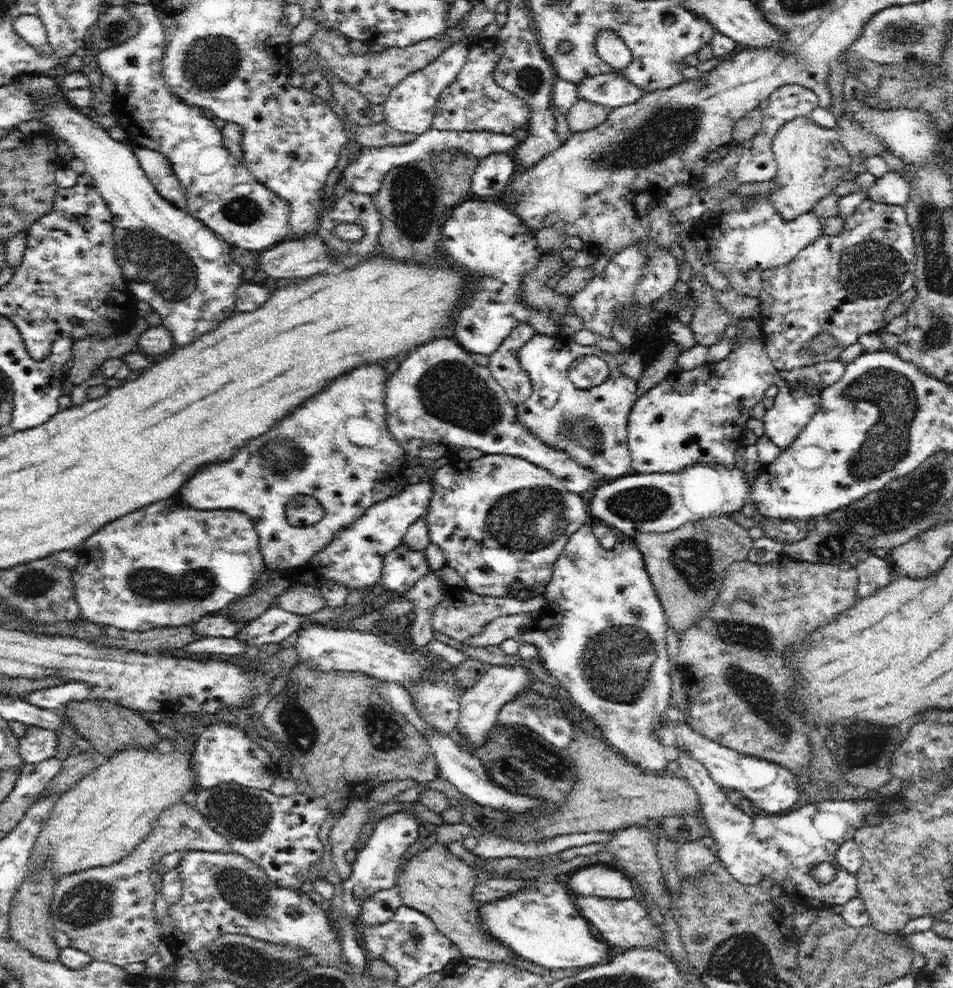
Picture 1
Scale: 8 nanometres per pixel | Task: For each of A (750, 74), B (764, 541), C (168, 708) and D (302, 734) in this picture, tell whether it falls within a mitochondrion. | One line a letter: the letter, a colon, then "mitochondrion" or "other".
A: other
B: other
C: other
D: mitochondrion

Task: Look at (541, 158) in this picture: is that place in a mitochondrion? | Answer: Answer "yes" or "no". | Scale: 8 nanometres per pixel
no

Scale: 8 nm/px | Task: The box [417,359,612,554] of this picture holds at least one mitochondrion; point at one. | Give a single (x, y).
(534, 518)

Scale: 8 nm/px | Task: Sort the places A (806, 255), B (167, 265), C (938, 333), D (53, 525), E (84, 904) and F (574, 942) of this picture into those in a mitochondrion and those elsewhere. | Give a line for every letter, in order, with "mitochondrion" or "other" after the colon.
A: other
B: mitochondrion
C: mitochondrion
D: other
E: mitochondrion
F: other

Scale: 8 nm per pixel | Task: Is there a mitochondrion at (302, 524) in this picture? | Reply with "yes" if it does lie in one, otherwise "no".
no

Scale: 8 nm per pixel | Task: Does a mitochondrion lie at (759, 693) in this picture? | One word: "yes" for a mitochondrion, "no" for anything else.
yes

